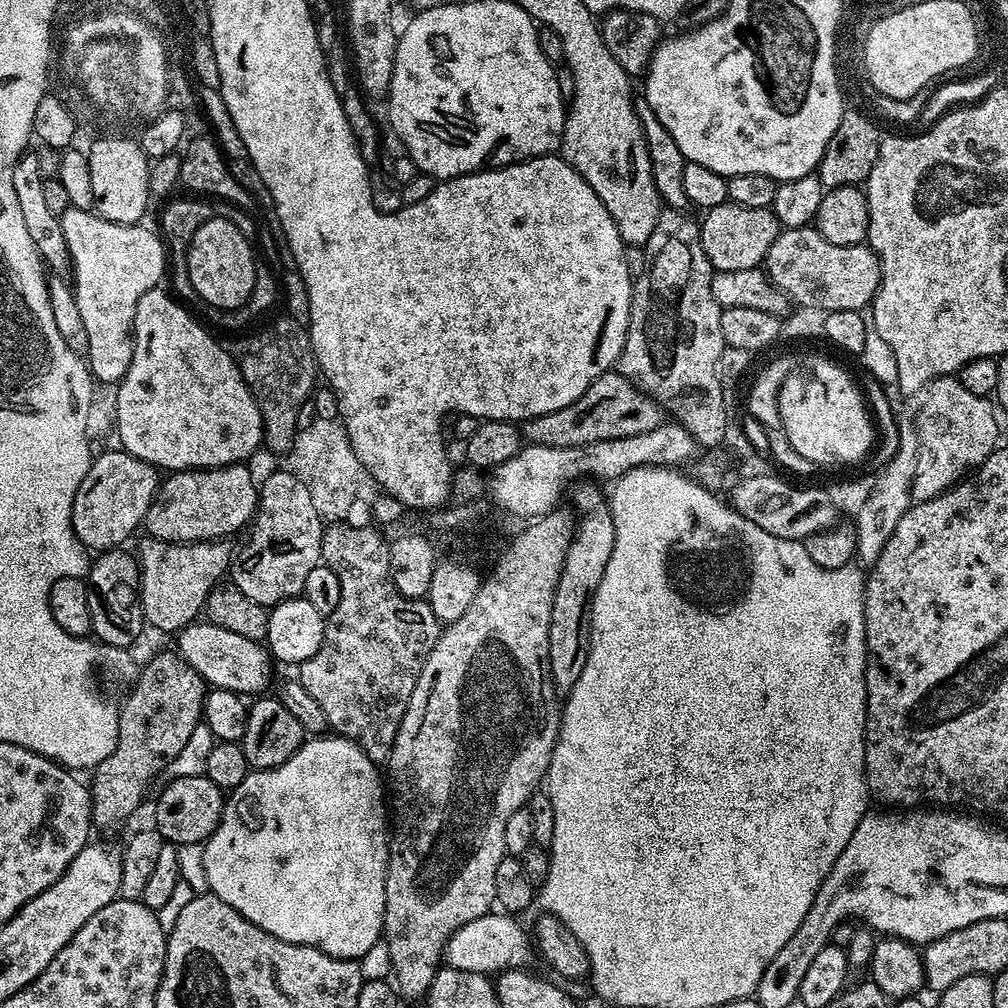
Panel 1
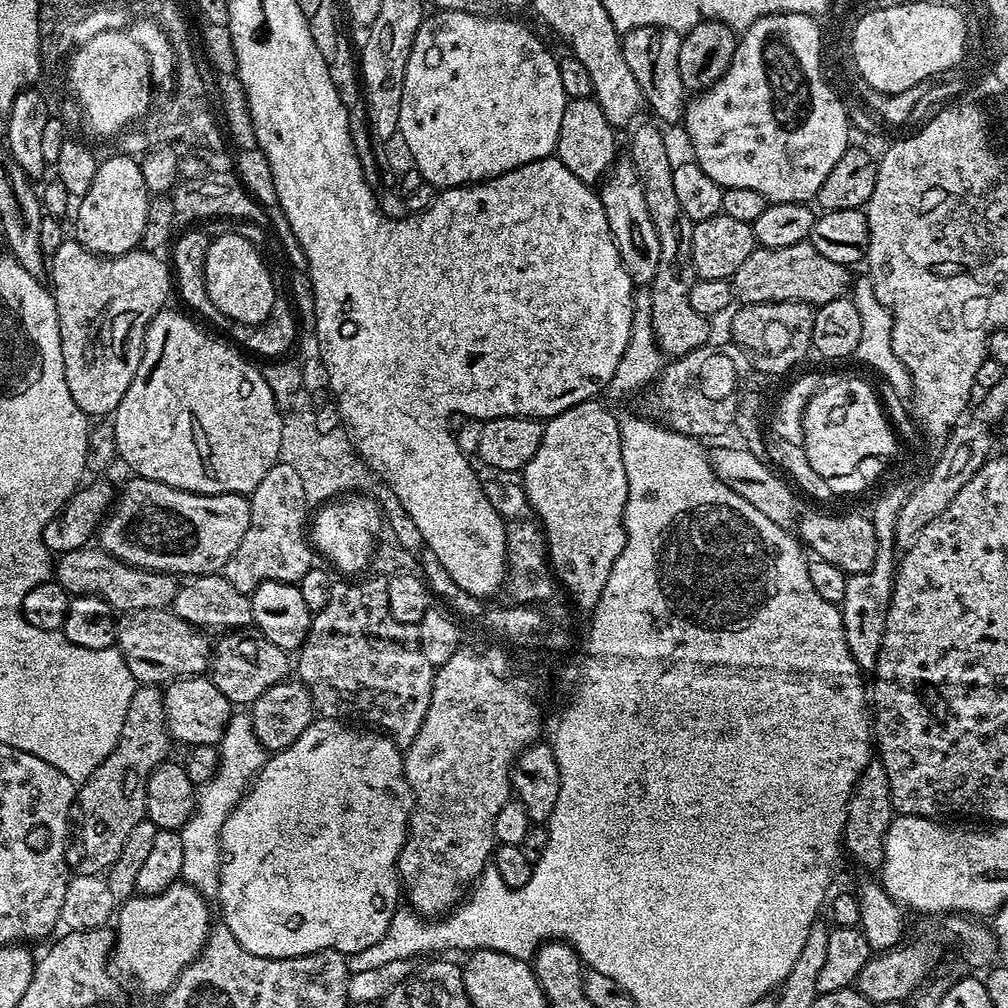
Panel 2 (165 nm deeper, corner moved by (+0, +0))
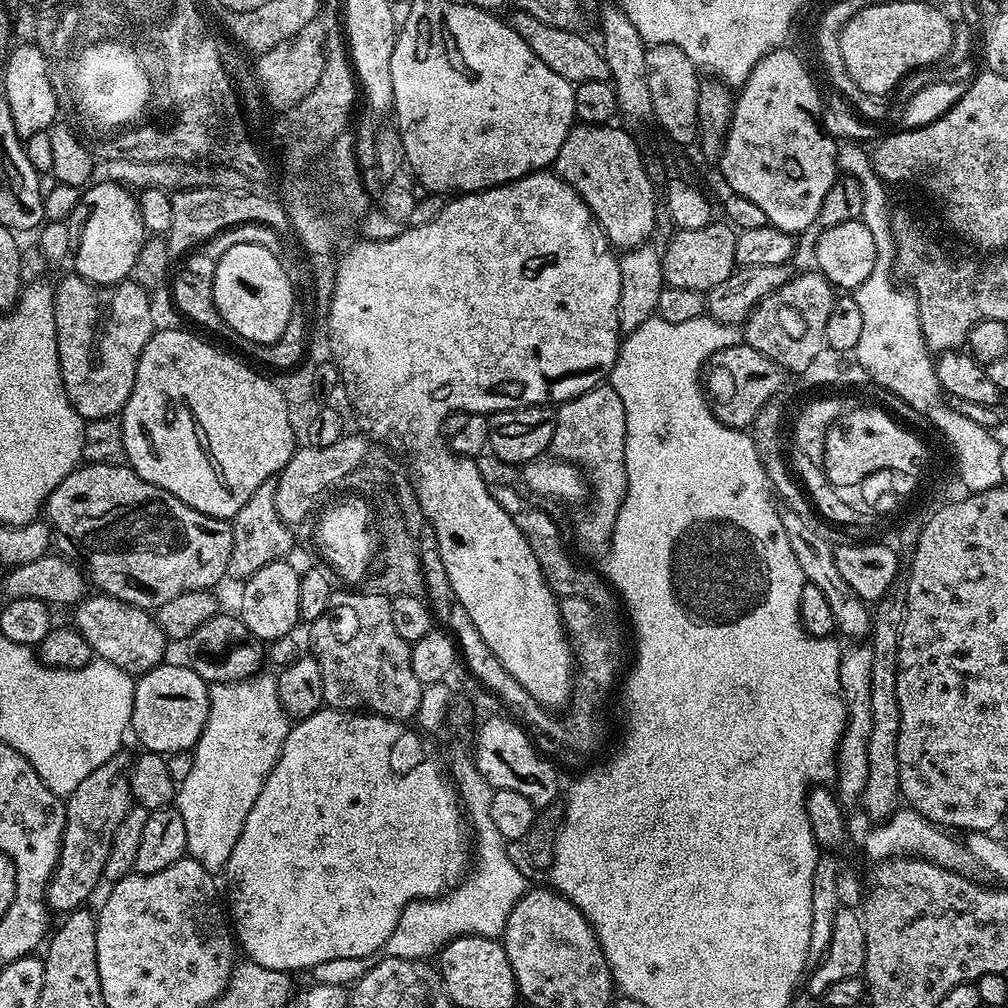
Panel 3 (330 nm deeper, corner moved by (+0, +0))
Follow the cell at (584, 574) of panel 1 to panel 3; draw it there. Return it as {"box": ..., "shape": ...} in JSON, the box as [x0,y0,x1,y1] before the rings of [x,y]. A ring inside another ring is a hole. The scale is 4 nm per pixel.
{"box":[551,382,628,556],"shape":[[[605,382],[591,388],[589,392],[583,392],[575,396],[573,400],[566,400],[555,409],[556,425],[554,426],[554,438],[552,439],[551,455],[561,462],[575,464],[584,473],[590,489],[590,501],[592,509],[584,512],[576,520],[576,544],[575,547],[585,552],[588,556],[596,556],[607,553],[612,545],[614,534],[614,522],[618,518],[618,510],[626,498],[628,479],[624,463],[626,462],[626,410],[622,406],[622,398],[612,389],[611,383]]]}

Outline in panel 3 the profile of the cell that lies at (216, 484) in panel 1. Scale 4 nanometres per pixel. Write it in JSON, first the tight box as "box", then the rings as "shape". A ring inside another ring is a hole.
{"box":[46,463,234,610],"shape":[[[85,463],[83,466],[77,467],[76,471],[71,472],[48,496],[46,501],[46,520],[54,529],[56,535],[54,540],[55,547],[63,555],[79,561],[87,569],[86,575],[89,581],[95,587],[97,584],[100,587],[97,589],[103,595],[113,596],[122,602],[133,604],[136,608],[146,608],[149,610],[161,608],[163,604],[170,602],[170,598],[178,598],[178,594],[186,594],[190,590],[215,589],[217,587],[215,584],[220,579],[225,579],[228,576],[228,563],[230,562],[232,547],[234,546],[234,534],[232,533],[231,523],[222,518],[214,518],[210,514],[202,514],[198,510],[186,506],[186,502],[174,498],[174,494],[170,494],[166,490],[162,490],[158,486],[146,482],[138,473],[132,471],[131,467],[122,464],[118,466],[102,466],[101,464]]]}

